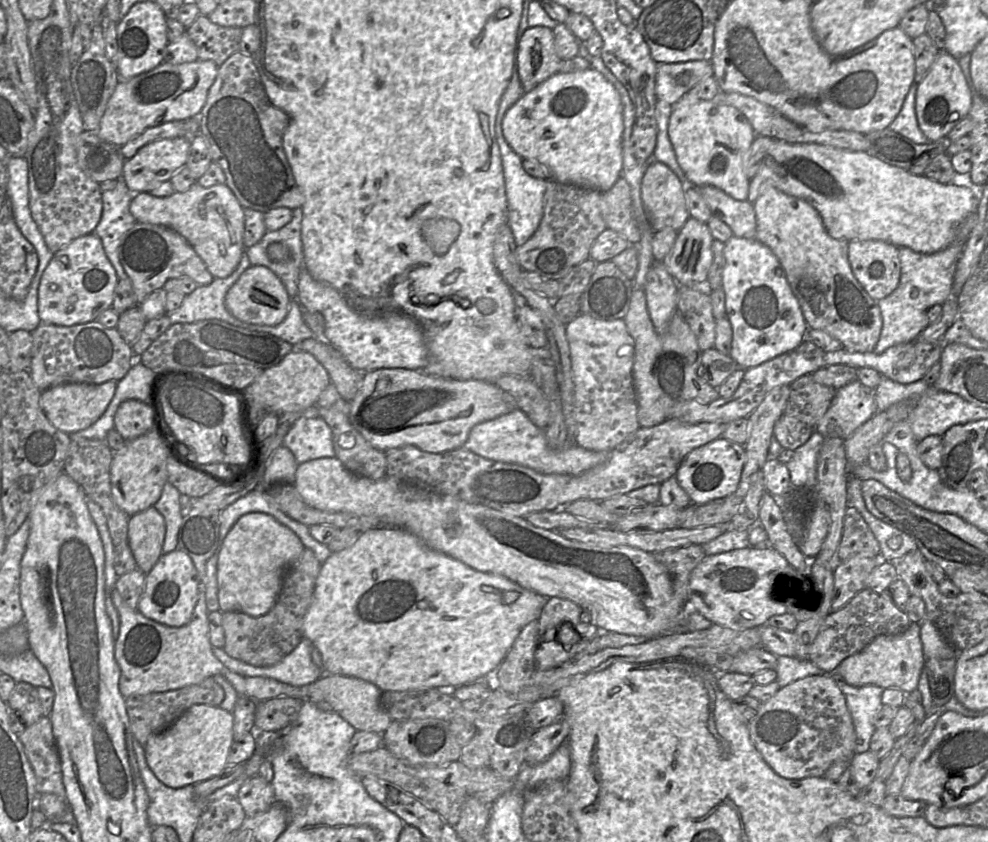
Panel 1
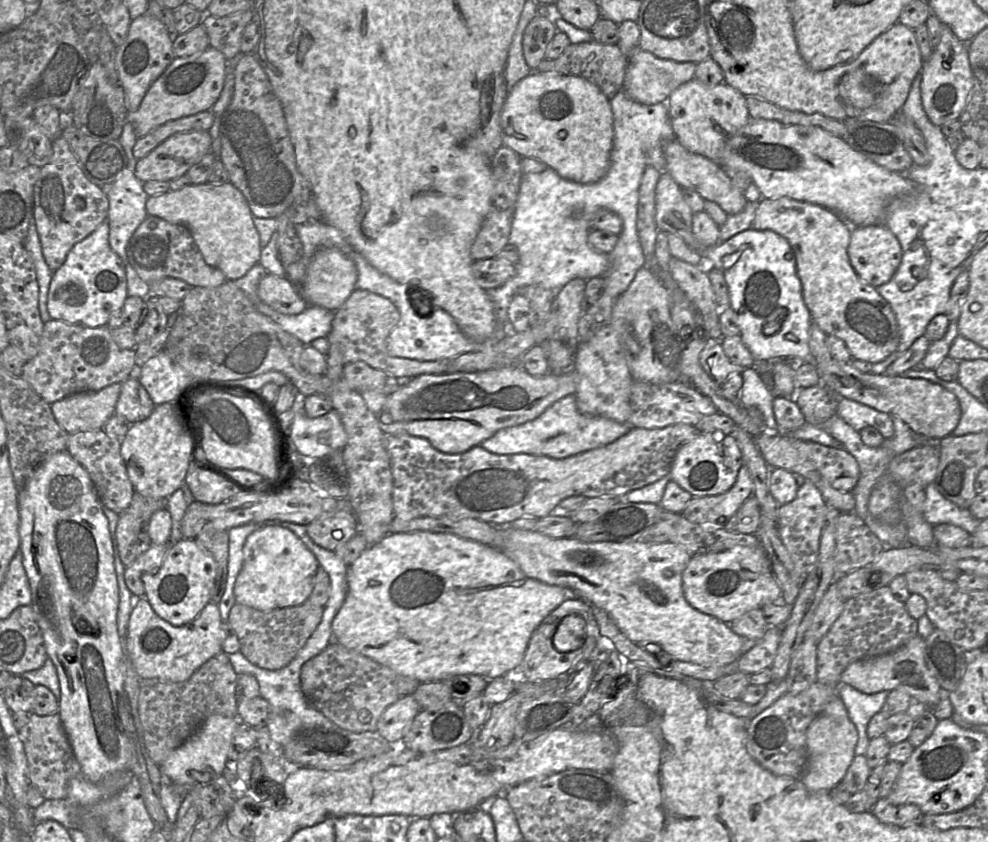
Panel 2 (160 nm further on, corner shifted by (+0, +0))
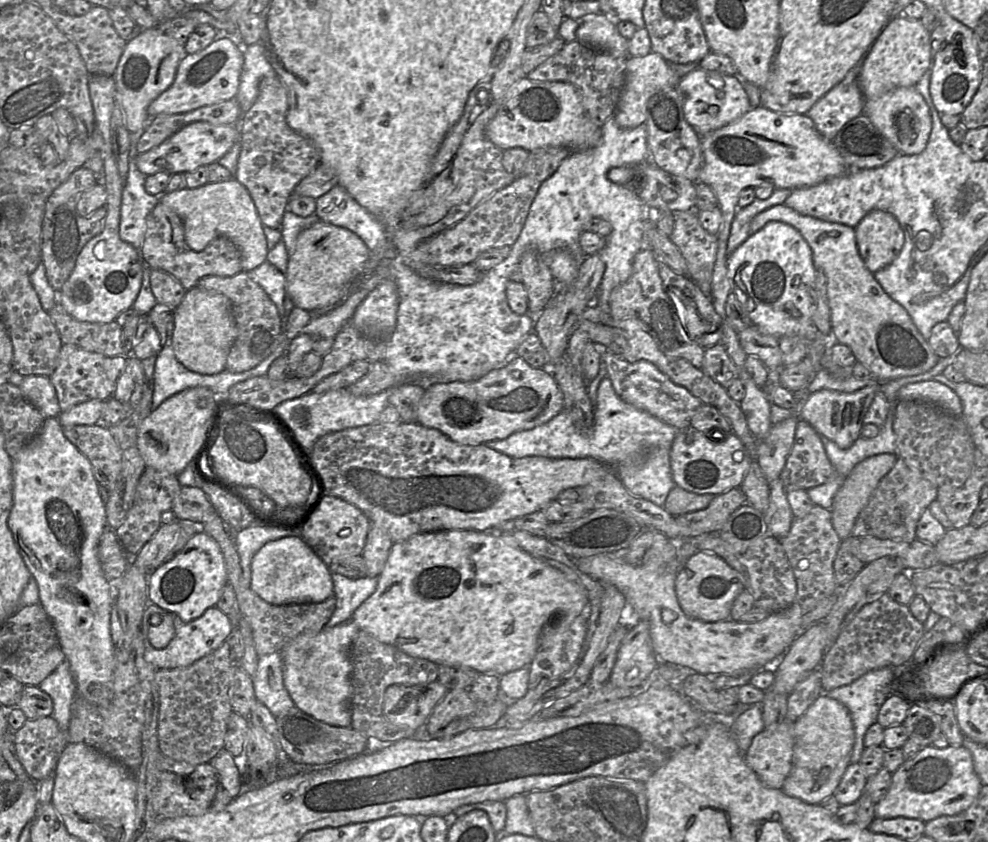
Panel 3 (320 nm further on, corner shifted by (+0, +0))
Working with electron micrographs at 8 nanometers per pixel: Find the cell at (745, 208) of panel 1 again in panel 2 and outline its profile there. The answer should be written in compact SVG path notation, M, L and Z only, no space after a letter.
M676 138L665 146L665 171L682 187L696 191L704 200L717 203L728 215L741 212L748 201L734 185L731 174L719 163L687 150Z

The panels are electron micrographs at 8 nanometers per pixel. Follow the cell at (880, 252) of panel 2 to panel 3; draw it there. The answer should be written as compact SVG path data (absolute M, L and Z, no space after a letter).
M883 210L870 211L856 226L861 258L872 273L889 265L904 245L903 229L894 215Z

